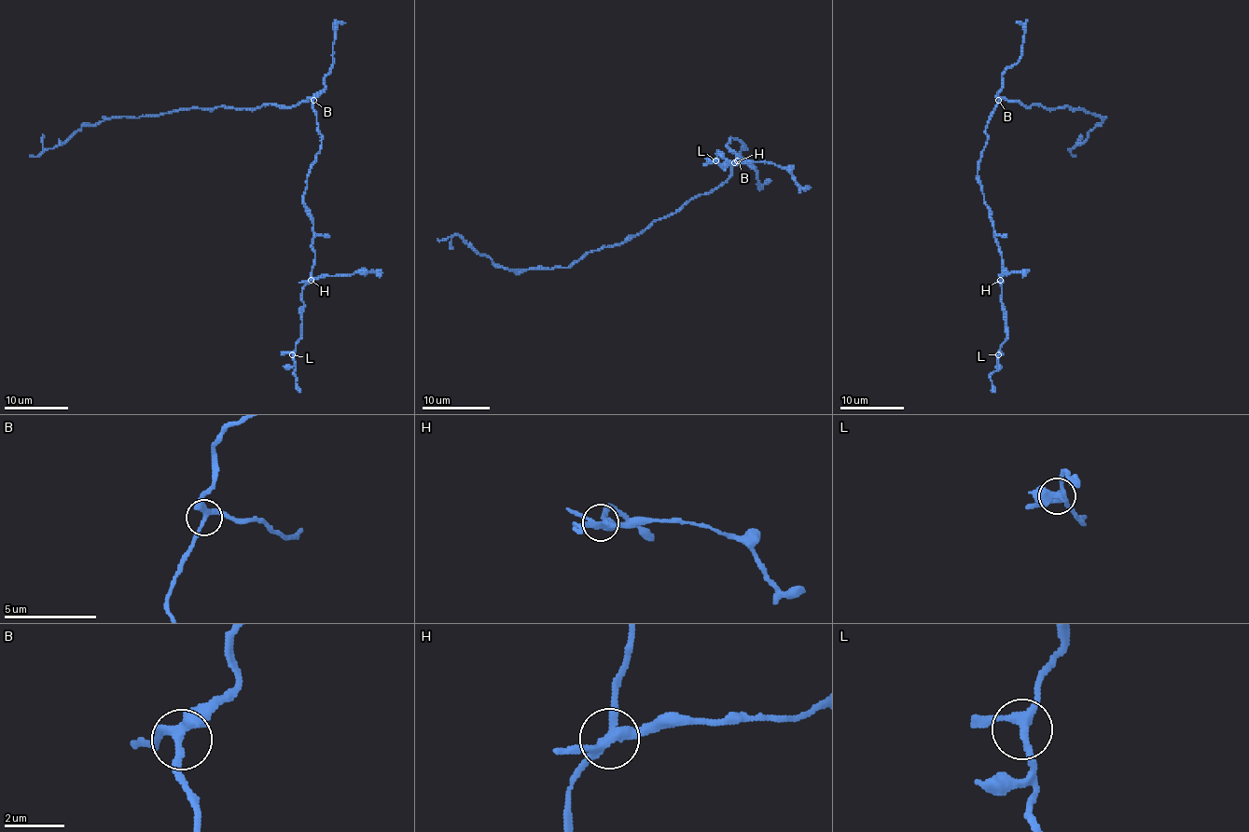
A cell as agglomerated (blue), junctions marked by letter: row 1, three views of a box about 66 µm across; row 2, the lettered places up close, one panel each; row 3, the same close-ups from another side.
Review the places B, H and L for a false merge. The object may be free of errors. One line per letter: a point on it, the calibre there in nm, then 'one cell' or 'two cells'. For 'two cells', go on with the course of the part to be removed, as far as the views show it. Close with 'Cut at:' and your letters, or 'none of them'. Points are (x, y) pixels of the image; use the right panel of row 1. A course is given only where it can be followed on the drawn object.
B: (998, 100) | 280 nm | one cell
H: (1000, 280) | 280 nm | two cells | (1000, 279), (1005, 272), (1024, 272), (1022, 276)
L: (998, 354) | 260 nm | one cell
Cut at: H

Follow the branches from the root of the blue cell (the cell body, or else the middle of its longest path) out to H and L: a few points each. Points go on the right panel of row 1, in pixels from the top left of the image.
H: (1006, 100), (998, 102), (987, 124), (987, 144), (978, 170), (993, 237), (1002, 253), (1000, 279)
L: (1006, 100), (998, 102), (987, 124), (987, 144), (978, 170), (993, 237), (1002, 253), (1006, 339), (998, 354)

